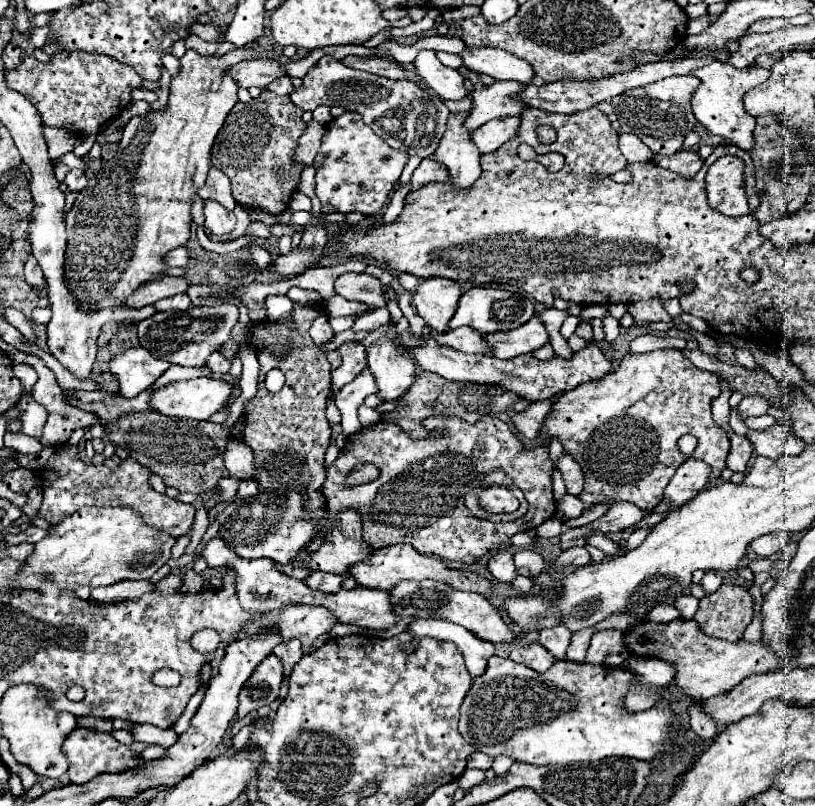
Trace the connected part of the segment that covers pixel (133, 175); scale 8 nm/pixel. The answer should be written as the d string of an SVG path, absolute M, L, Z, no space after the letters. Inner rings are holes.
M246 46L246 50L242 48L236 48L232 50L230 54L222 56L222 58L216 58L216 56L200 56L196 54L194 50L188 50L180 62L182 62L182 68L180 68L180 74L176 78L172 78L172 84L170 84L170 100L168 100L168 110L164 114L146 114L146 116L134 116L128 126L122 130L122 142L118 144L118 152L112 160L104 162L102 168L88 176L88 186L84 190L80 190L74 206L70 208L70 212L66 214L66 230L68 230L68 246L66 246L66 284L70 286L70 292L74 294L76 302L86 308L86 310L92 310L92 308L102 308L102 306L122 306L122 298L128 298L142 282L146 280L154 280L156 274L164 272L166 266L162 262L162 256L166 252L170 252L172 248L178 248L178 246L184 246L188 240L190 240L190 226L192 226L192 216L190 216L190 198L196 194L196 190L200 186L204 186L206 182L206 174L210 170L210 150L212 150L212 144L214 144L214 138L218 134L218 130L222 128L224 124L224 118L228 116L228 112L232 110L232 106L238 102L236 98L236 86L234 86L234 80L222 72L226 72L230 66L234 66L236 62L242 62L246 58L252 58L254 56L254 48L252 46Z

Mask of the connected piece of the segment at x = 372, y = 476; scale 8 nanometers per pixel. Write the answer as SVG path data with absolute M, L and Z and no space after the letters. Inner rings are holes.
M358 464L344 480L344 486L352 488L352 486L366 484L366 482L374 482L378 476L380 476L380 470L374 464Z

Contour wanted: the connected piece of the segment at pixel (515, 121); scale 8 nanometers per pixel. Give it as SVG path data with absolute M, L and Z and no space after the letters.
M522 114L486 122L484 126L480 126L480 130L474 130L474 134L472 134L474 144L478 146L478 150L482 154L490 154L490 152L498 150L504 142L508 142L516 136L516 132L520 128L520 118L522 118Z

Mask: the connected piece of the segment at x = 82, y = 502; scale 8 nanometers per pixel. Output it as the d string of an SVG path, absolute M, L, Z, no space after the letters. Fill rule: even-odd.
M58 448L54 454L48 458L48 462L38 470L38 476L42 482L42 506L40 506L40 518L44 518L48 524L60 522L64 516L74 514L82 506L128 506L136 512L140 512L144 524L160 528L162 532L168 532L174 538L180 538L188 534L194 508L192 504L182 504L172 498L166 498L164 494L158 494L154 488L148 484L148 474L150 470L144 466L138 466L138 462L124 460L118 468L110 470L106 466L94 466L94 464L84 464L78 458L76 448Z

